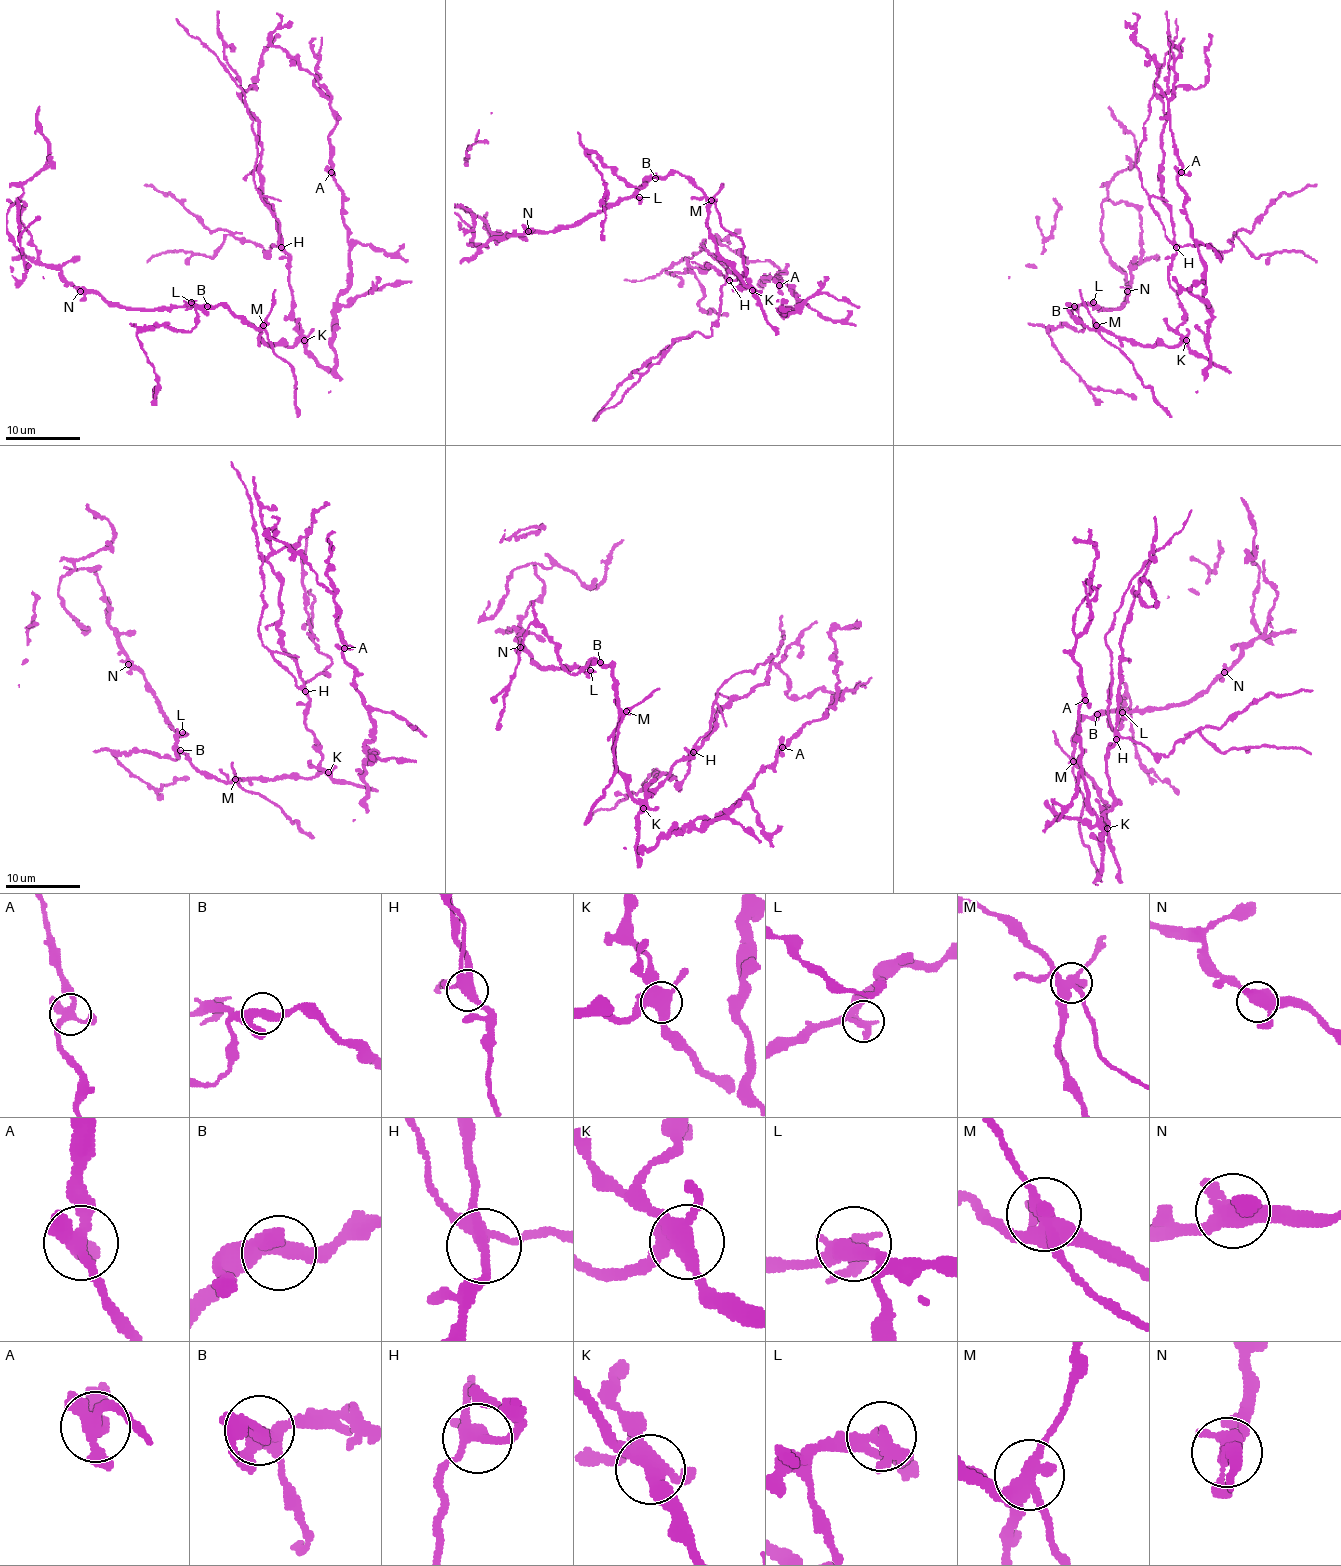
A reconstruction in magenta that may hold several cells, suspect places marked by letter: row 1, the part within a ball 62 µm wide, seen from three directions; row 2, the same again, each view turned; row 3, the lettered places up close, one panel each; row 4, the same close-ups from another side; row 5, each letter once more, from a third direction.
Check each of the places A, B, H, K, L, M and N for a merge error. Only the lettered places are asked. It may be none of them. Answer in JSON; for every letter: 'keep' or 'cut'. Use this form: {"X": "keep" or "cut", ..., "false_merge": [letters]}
{"A": "keep", "B": "keep", "H": "cut", "K": "keep", "L": "keep", "M": "cut", "N": "keep", "false_merge": ["H", "M"]}

